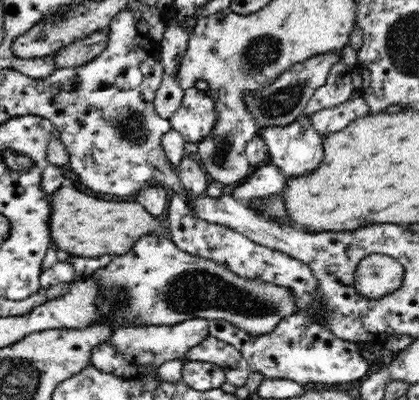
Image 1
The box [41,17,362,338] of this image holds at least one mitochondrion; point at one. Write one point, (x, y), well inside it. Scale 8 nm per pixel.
(193, 290)

